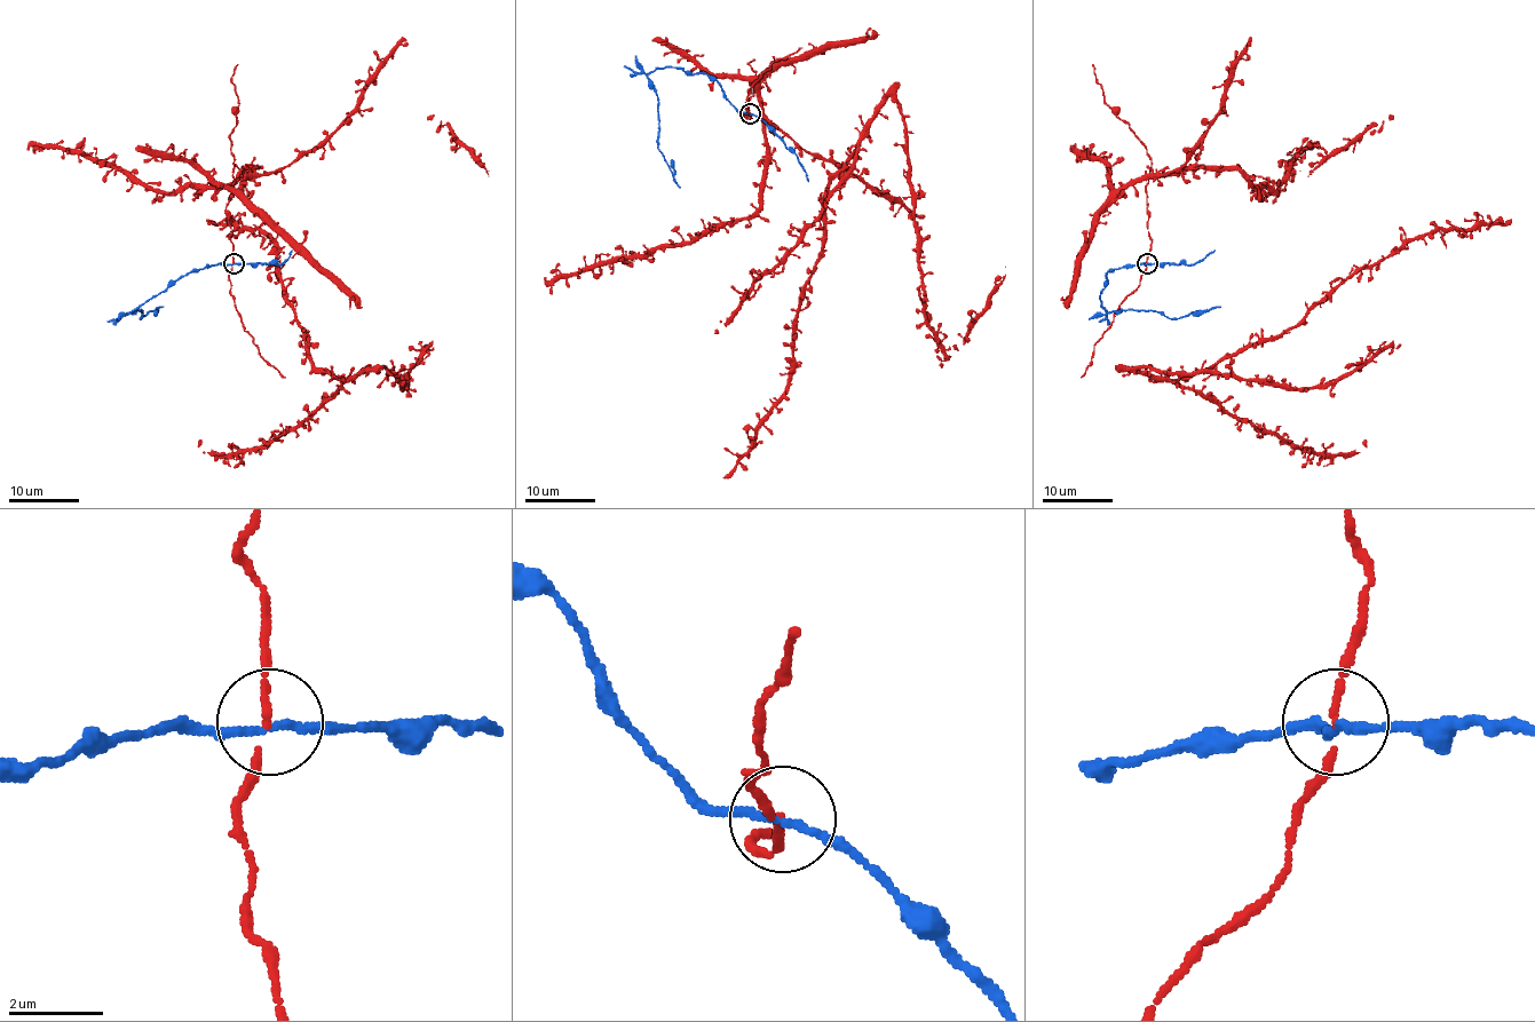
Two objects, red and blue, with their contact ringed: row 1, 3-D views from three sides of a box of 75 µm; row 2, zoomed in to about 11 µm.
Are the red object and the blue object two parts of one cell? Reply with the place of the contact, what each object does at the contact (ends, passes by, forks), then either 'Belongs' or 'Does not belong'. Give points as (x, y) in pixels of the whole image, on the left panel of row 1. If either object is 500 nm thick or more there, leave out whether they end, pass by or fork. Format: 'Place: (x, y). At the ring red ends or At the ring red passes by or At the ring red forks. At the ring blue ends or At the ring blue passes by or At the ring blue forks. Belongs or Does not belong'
Place: (234, 263). At the ring red passes by. At the ring blue passes by. Does not belong

